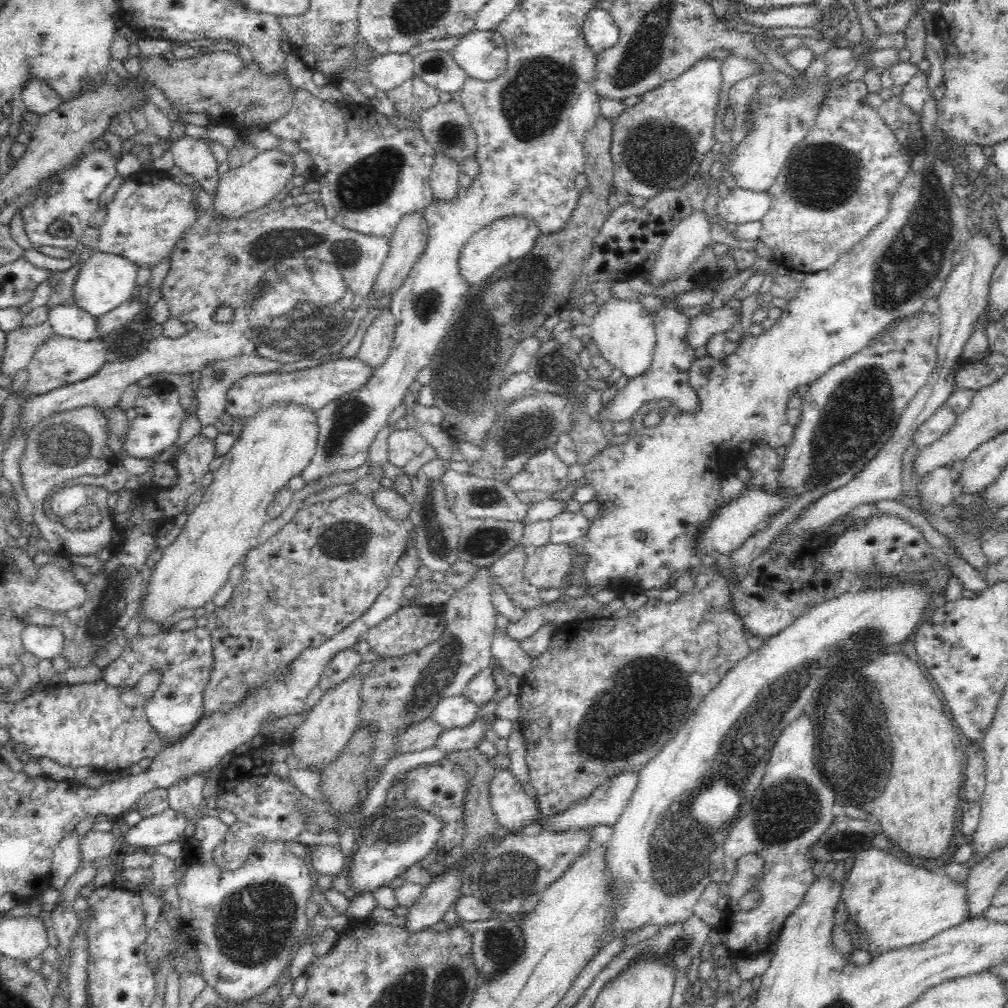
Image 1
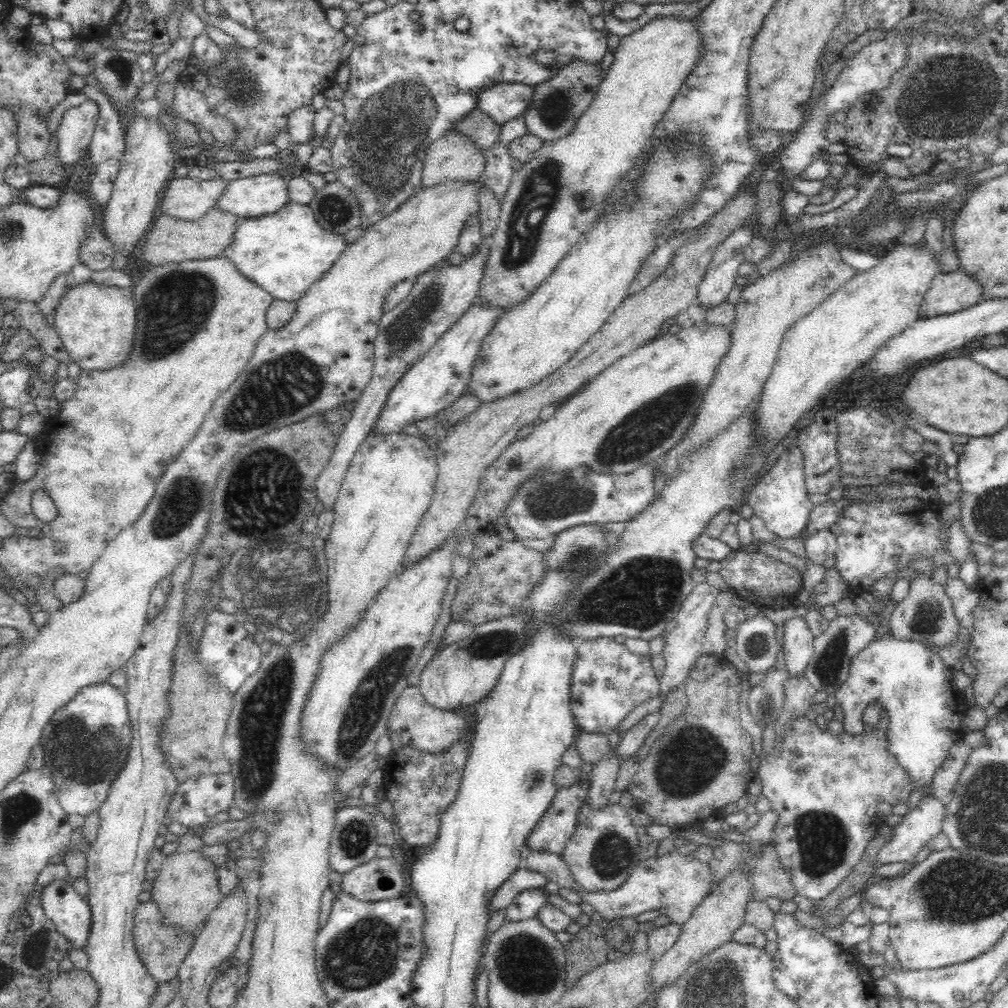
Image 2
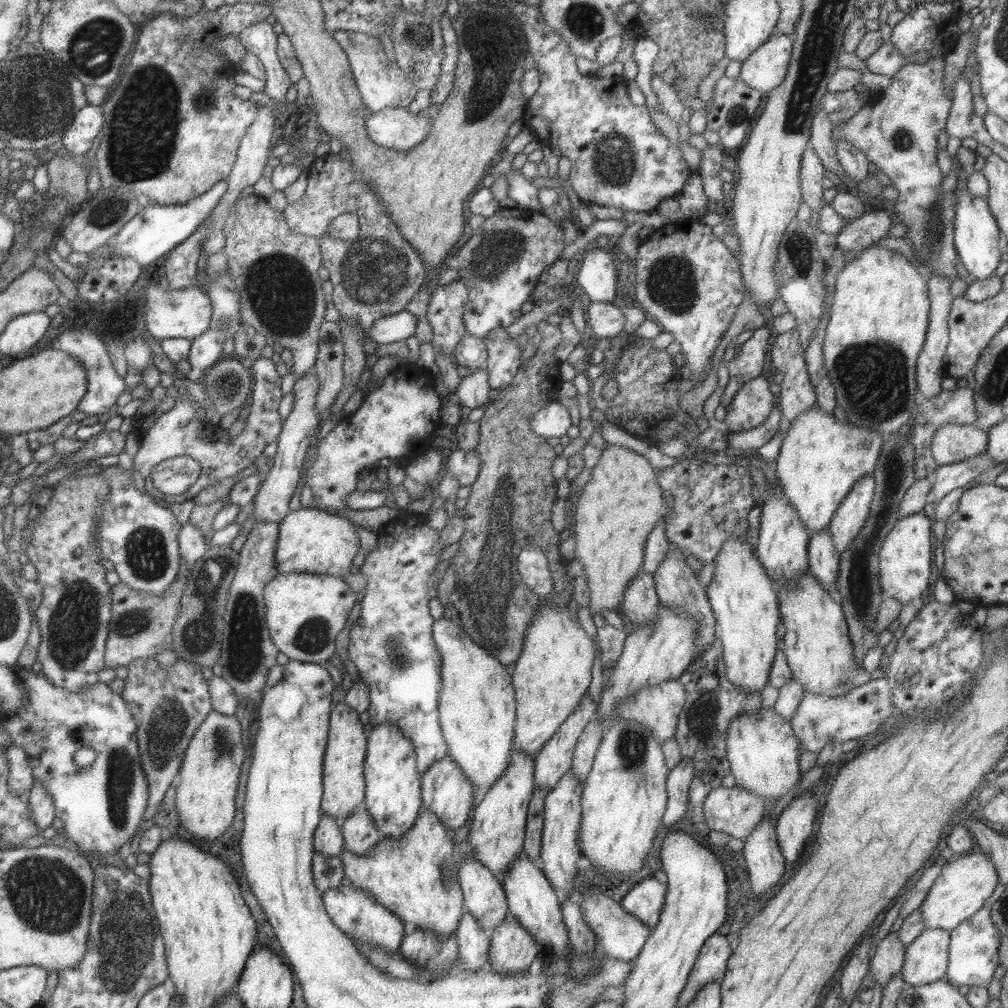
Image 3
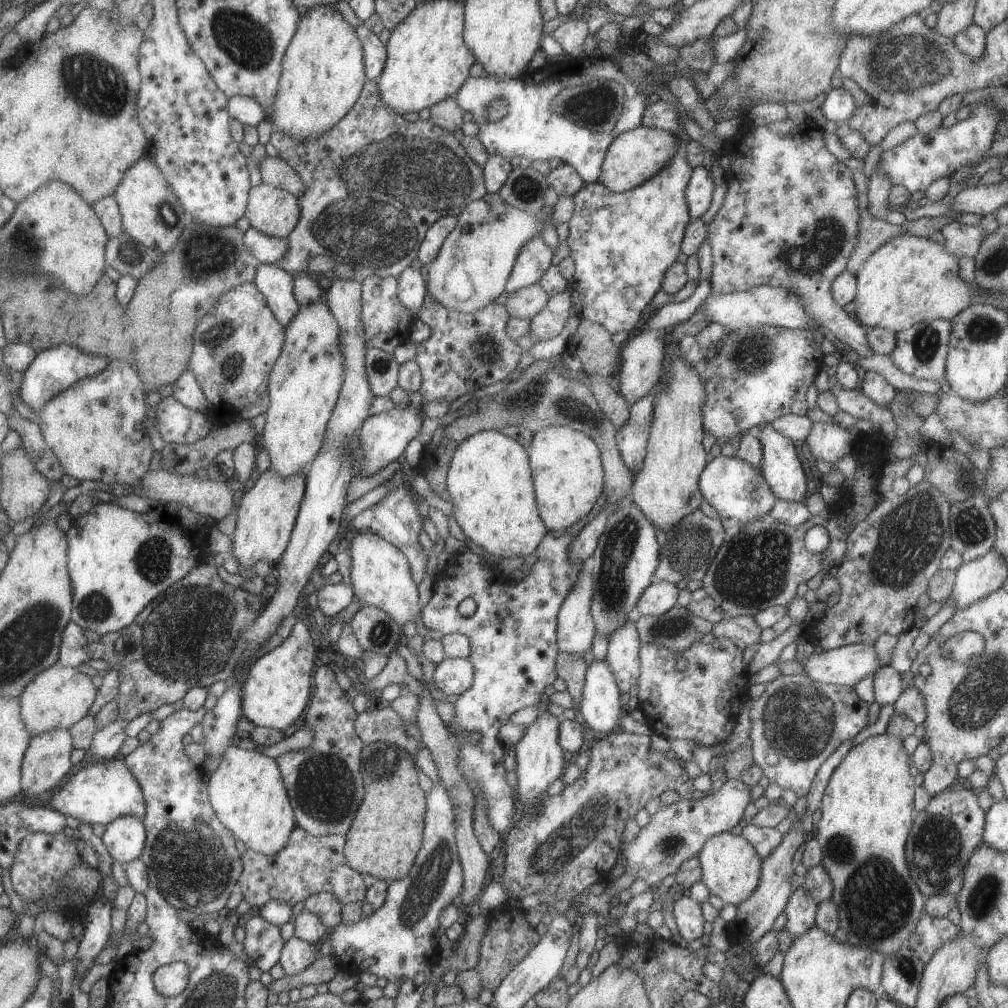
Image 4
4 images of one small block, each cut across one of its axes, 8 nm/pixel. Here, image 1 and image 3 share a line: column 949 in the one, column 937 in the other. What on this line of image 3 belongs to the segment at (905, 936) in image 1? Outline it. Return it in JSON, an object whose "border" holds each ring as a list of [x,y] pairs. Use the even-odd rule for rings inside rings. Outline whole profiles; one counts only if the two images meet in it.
{"border":[[[974,849],[971,853],[954,856],[943,865],[923,902],[918,906],[925,928],[953,930],[957,924],[965,922],[983,906],[998,882],[993,862],[980,850]]]}

